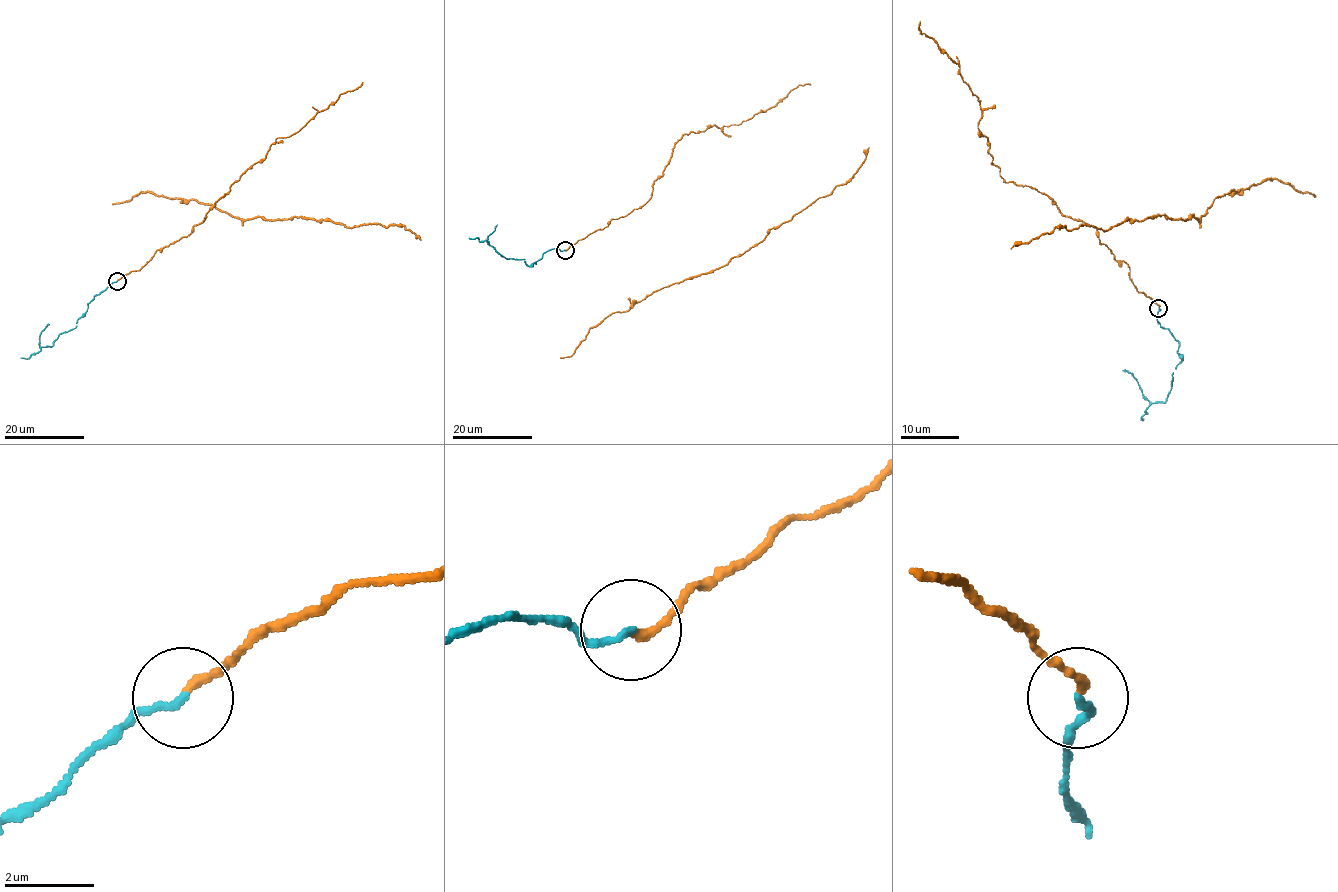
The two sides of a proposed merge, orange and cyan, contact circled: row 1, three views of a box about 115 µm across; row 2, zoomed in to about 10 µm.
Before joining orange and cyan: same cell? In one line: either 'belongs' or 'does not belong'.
belongs

